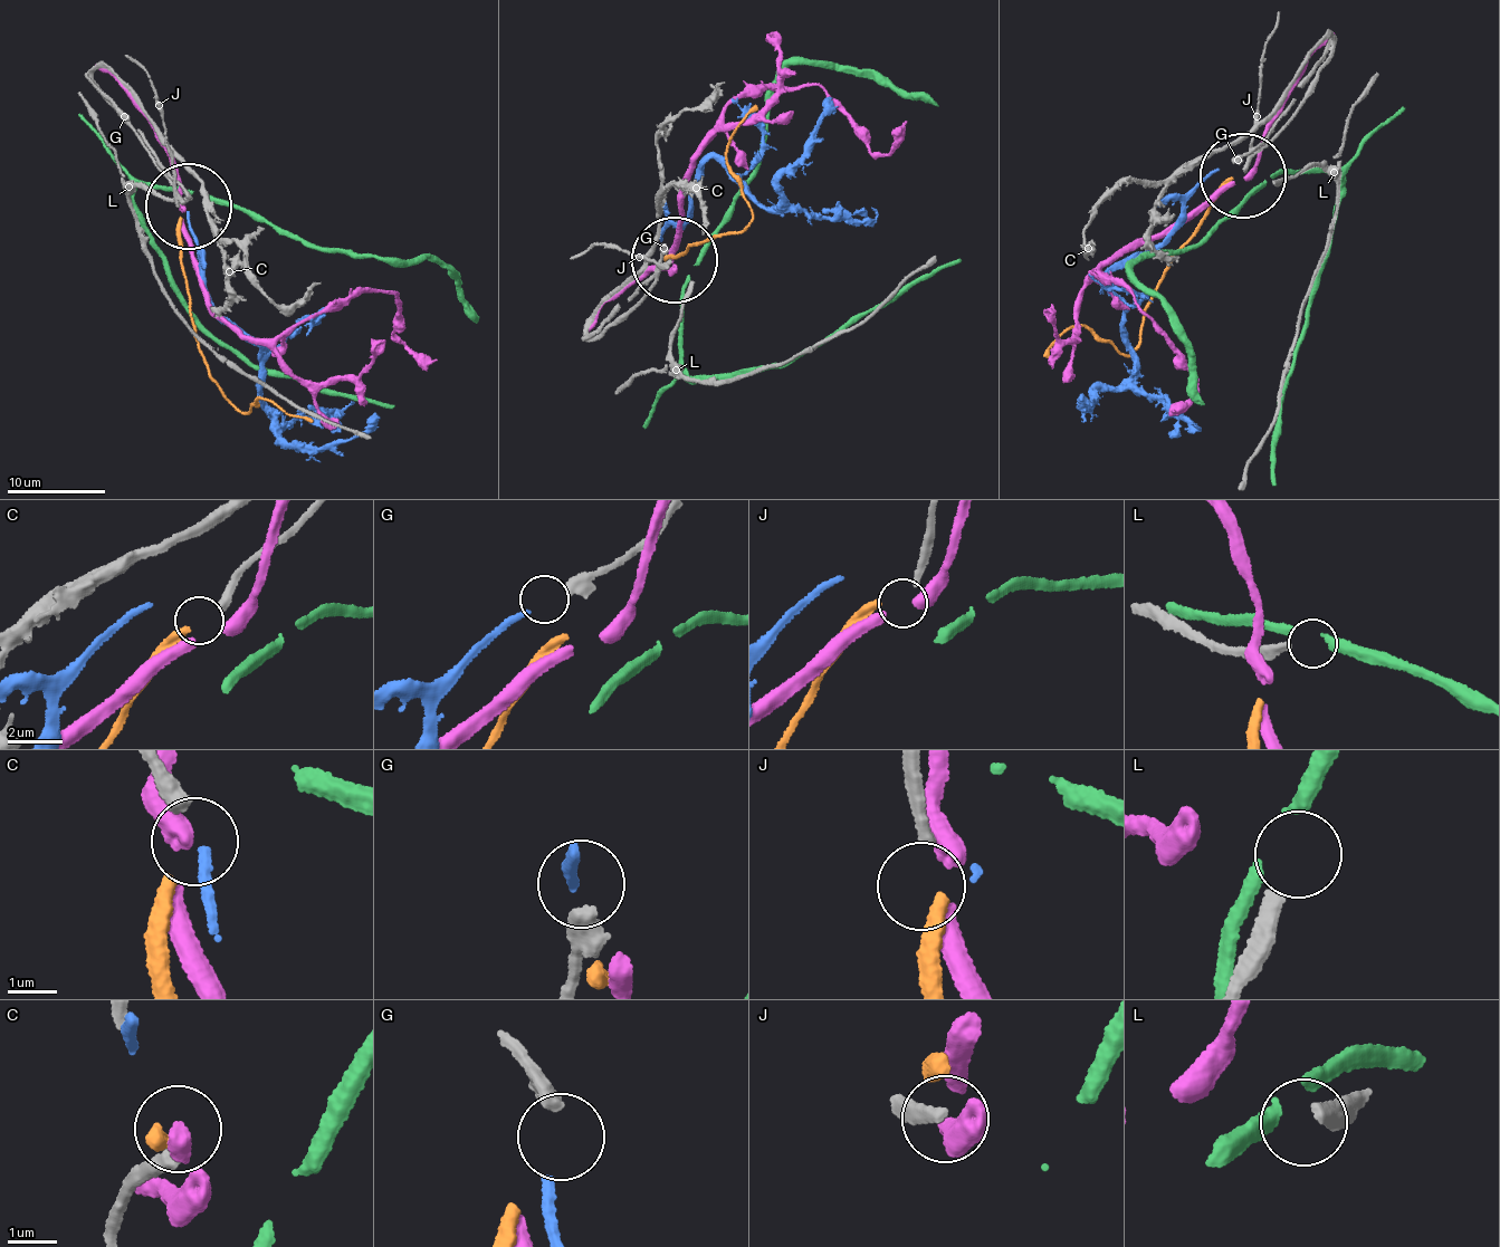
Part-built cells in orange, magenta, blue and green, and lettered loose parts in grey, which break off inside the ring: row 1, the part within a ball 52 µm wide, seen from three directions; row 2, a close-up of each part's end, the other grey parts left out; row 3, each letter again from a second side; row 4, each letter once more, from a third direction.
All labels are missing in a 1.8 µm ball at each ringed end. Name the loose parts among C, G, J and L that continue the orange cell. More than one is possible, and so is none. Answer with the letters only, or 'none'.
C

